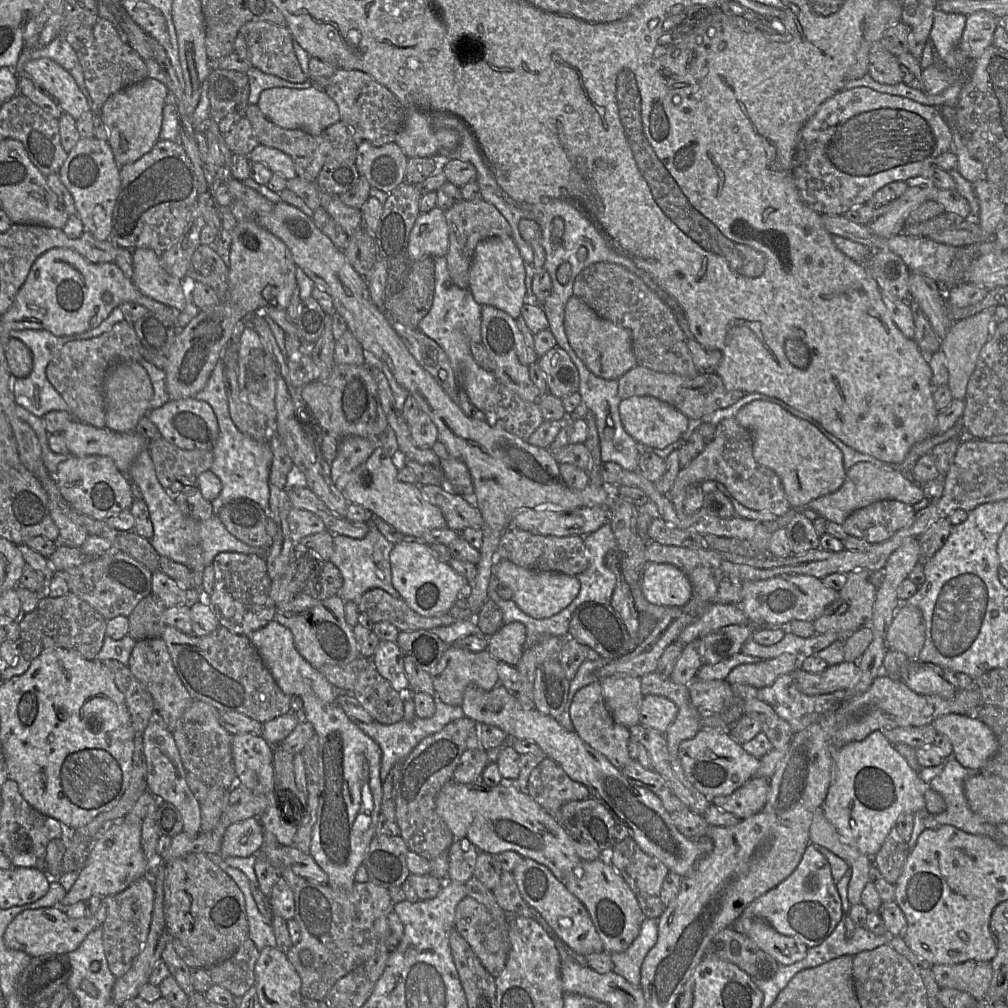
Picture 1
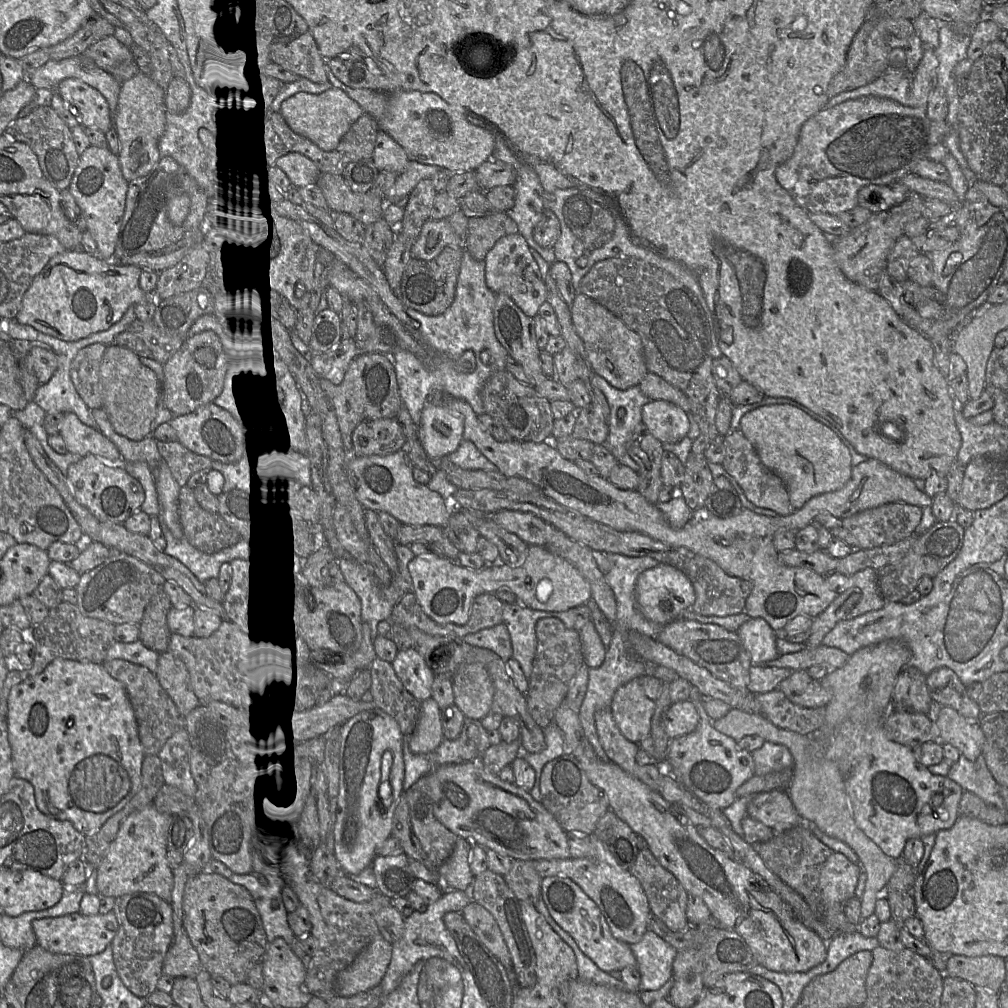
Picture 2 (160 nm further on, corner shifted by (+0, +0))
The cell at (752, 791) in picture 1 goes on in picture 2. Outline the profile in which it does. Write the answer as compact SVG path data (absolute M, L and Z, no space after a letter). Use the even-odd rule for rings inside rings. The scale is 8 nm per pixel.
M775 789L754 795L747 807L748 817L783 833L804 824L786 789Z

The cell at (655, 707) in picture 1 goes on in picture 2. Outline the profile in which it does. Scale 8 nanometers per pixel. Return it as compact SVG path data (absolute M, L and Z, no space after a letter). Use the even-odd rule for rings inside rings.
M692 701L673 703L664 716L664 727L673 740L694 732L699 724L699 713Z

